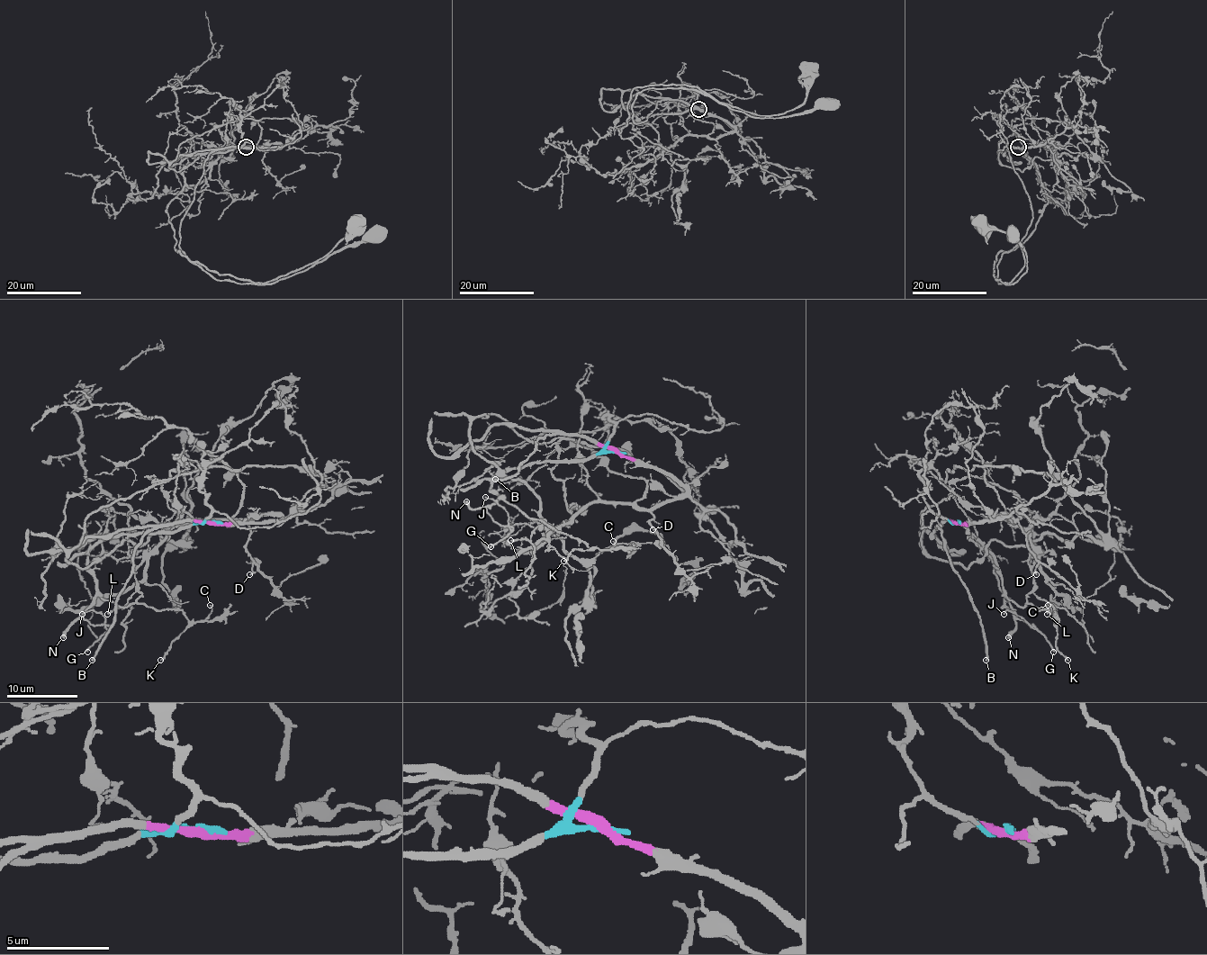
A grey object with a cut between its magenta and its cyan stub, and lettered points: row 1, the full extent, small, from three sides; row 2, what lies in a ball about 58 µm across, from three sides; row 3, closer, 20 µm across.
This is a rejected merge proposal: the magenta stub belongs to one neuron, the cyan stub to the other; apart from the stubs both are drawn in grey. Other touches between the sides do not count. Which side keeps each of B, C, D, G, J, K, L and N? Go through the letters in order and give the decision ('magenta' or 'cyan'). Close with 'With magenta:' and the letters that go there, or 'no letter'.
B: magenta
C: cyan
D: magenta
G: cyan
J: cyan
K: cyan
L: cyan
N: cyan
With magenta: B, D

